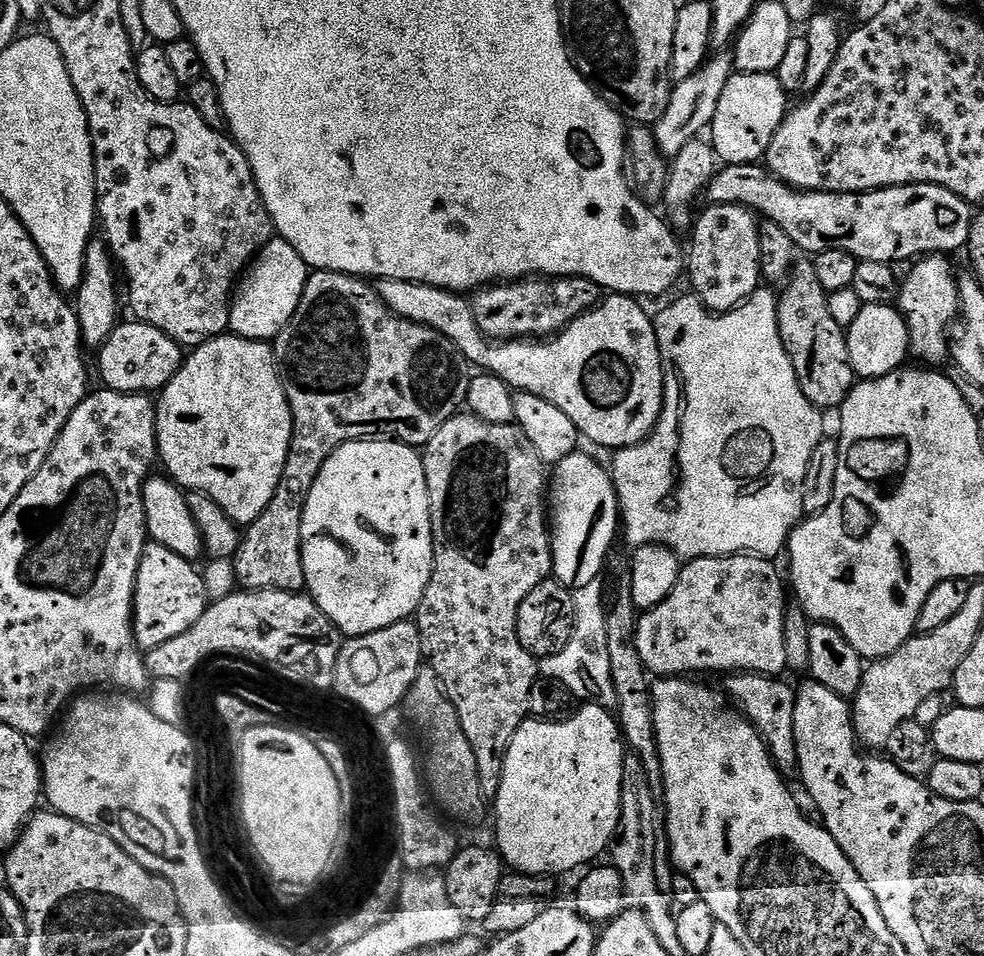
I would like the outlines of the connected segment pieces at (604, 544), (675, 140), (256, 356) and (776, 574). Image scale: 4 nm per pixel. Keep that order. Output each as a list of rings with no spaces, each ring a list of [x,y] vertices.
[[[583,450],[571,452],[566,458],[562,458],[560,464],[555,465],[554,471],[550,476],[550,535],[552,537],[552,570],[554,579],[562,586],[573,590],[586,586],[590,582],[601,579],[600,571],[604,568],[604,559],[608,556],[608,551],[612,548],[612,539],[618,536],[618,501],[616,499],[616,486],[612,482],[612,478],[607,467],[604,468],[592,456],[587,456]]]
[[[720,50],[707,59],[694,75],[679,81],[673,87],[665,114],[652,128],[656,145],[666,158],[676,156],[687,142],[697,139],[703,133],[701,131],[705,131],[711,125],[714,113],[718,110],[719,99],[722,98],[722,91],[725,90],[734,71],[735,55],[731,51]]]
[[[235,334],[208,340],[187,353],[174,378],[159,393],[155,405],[156,446],[159,463],[164,463],[163,471],[188,492],[201,492],[214,498],[236,524],[253,524],[258,514],[270,506],[274,490],[278,490],[278,478],[282,478],[292,441],[292,411],[280,381],[273,345]]]
[[[741,554],[739,556],[700,556],[696,560],[687,561],[681,567],[678,574],[678,582],[674,582],[674,590],[661,604],[655,608],[647,609],[637,619],[635,644],[637,652],[640,655],[641,662],[644,663],[647,671],[656,678],[680,678],[685,674],[696,674],[692,672],[724,672],[723,674],[743,674],[745,672],[754,672],[757,676],[783,677],[788,672],[788,663],[786,662],[786,637],[782,634],[784,625],[784,588],[786,592],[786,580],[780,577],[780,572],[776,569],[777,565],[771,560],[764,560],[760,556],[751,554]]]

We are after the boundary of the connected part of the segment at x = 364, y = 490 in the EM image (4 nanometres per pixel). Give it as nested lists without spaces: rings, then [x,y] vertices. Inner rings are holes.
[[[355,440],[346,442],[326,458],[322,470],[318,470],[318,478],[314,478],[314,486],[310,486],[310,494],[306,498],[306,510],[302,514],[302,566],[307,595],[330,618],[330,622],[341,634],[351,638],[362,634],[374,634],[374,630],[382,630],[386,626],[394,626],[398,622],[415,617],[418,606],[422,602],[422,594],[426,594],[426,586],[430,582],[430,574],[434,566],[434,538],[432,537],[432,515],[430,514],[430,494],[426,486],[426,474],[421,453],[411,444],[399,444],[396,440]]]

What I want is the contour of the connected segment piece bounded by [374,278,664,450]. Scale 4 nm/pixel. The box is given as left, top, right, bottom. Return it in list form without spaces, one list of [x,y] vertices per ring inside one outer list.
[[[398,278],[377,279],[376,292],[386,302],[386,306],[398,318],[406,318],[415,324],[430,326],[458,346],[469,365],[478,367],[485,373],[502,378],[516,392],[538,394],[546,402],[554,402],[570,422],[579,430],[585,441],[597,444],[600,448],[619,450],[641,444],[651,434],[660,421],[660,411],[664,405],[664,363],[656,337],[653,317],[643,308],[639,299],[619,294],[608,294],[595,308],[578,317],[570,326],[551,338],[525,338],[493,342],[474,322],[471,303],[459,292],[447,292],[445,288],[419,284]]]

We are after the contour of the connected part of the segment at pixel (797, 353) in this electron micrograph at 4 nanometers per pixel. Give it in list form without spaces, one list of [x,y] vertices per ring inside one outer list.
[[[804,258],[793,268],[788,283],[783,285],[776,309],[782,346],[794,366],[794,374],[798,378],[802,394],[806,394],[815,408],[836,410],[844,403],[858,377],[850,362],[846,329],[838,326],[838,322],[834,322],[834,317],[830,314],[828,293],[822,290],[818,274],[814,274],[812,260]]]

